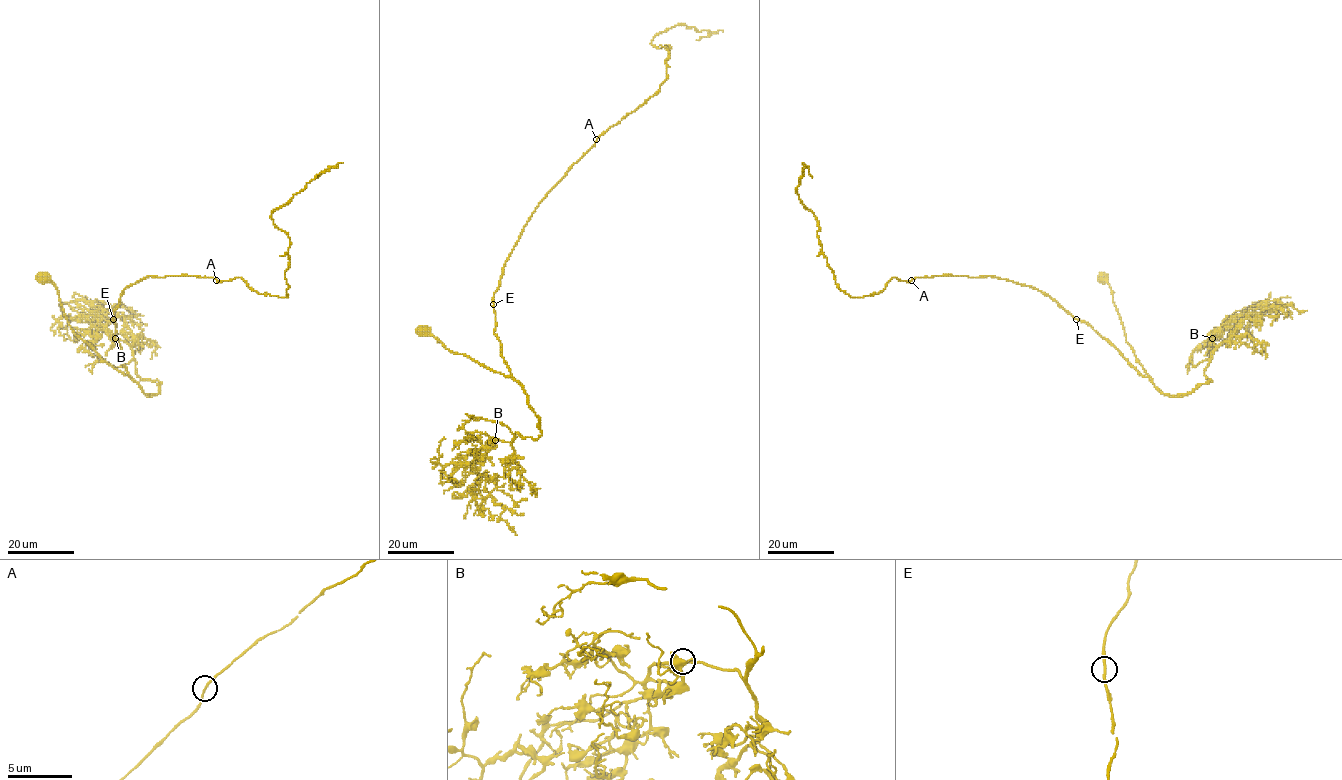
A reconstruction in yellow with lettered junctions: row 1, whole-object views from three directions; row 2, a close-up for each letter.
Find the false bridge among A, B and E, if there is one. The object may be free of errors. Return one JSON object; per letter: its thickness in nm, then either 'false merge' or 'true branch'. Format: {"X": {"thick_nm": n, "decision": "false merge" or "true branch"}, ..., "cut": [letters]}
{"A": {"thick_nm": 150, "decision": "true branch"}, "B": {"thick_nm": 180, "decision": "true branch"}, "E": {"thick_nm": 190, "decision": "true branch"}, "cut": []}

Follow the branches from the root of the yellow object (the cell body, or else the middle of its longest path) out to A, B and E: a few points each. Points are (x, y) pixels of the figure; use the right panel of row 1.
A: (1102, 278), (1111, 289), (1125, 341), (1148, 377), (1089, 325), (1030, 286), (991, 276), (934, 275), (911, 280)
B: (1102, 278), (1111, 289), (1125, 341), (1162, 392), (1187, 395), (1211, 381), (1204, 368), (1216, 348), (1212, 338)
E: (1102, 278), (1111, 289), (1125, 341), (1149, 376), (1143, 376), (1105, 338), (1076, 319)

